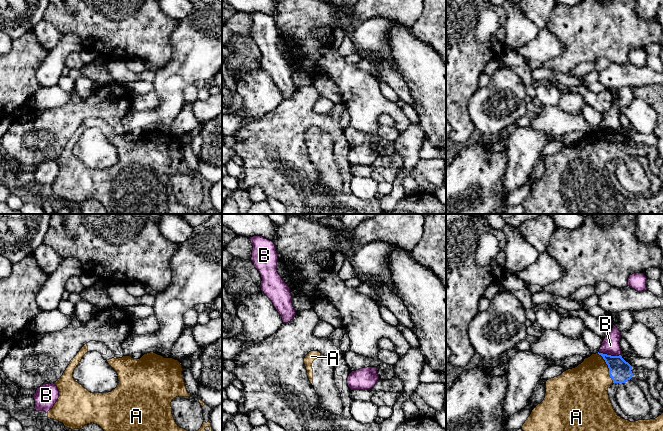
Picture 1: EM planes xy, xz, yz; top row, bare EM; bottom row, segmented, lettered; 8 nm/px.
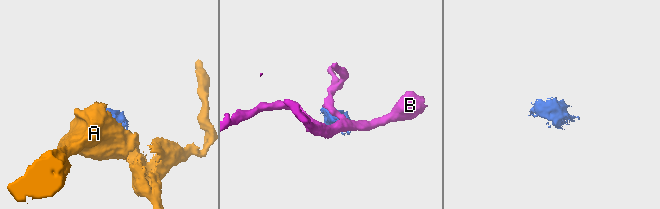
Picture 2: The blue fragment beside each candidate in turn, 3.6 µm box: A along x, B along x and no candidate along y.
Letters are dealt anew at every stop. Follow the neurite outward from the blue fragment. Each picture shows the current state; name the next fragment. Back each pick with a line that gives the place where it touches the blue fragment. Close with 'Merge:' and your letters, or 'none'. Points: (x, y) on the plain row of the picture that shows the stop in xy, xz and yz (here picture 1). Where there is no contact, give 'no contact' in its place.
A: contact yz (608, 143)
Merge: A

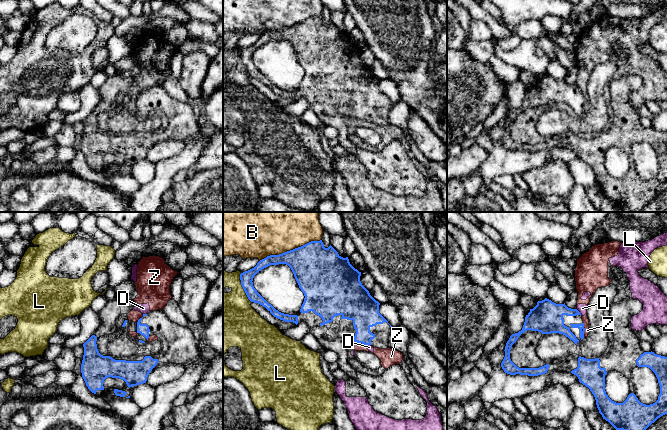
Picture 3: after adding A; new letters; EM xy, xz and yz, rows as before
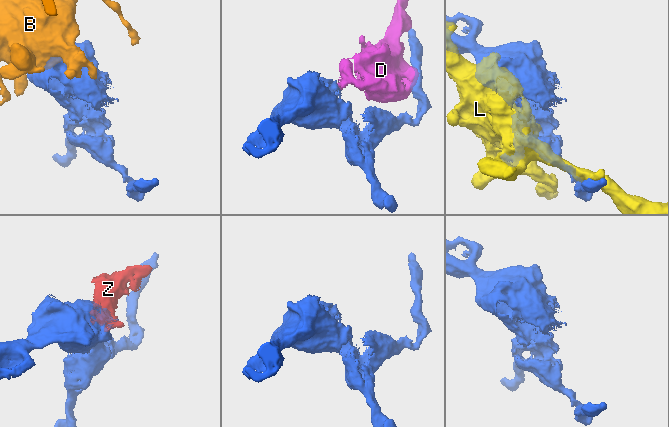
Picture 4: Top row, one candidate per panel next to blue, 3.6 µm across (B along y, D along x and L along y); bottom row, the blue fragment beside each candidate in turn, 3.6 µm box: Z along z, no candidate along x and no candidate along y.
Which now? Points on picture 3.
Merge: none

